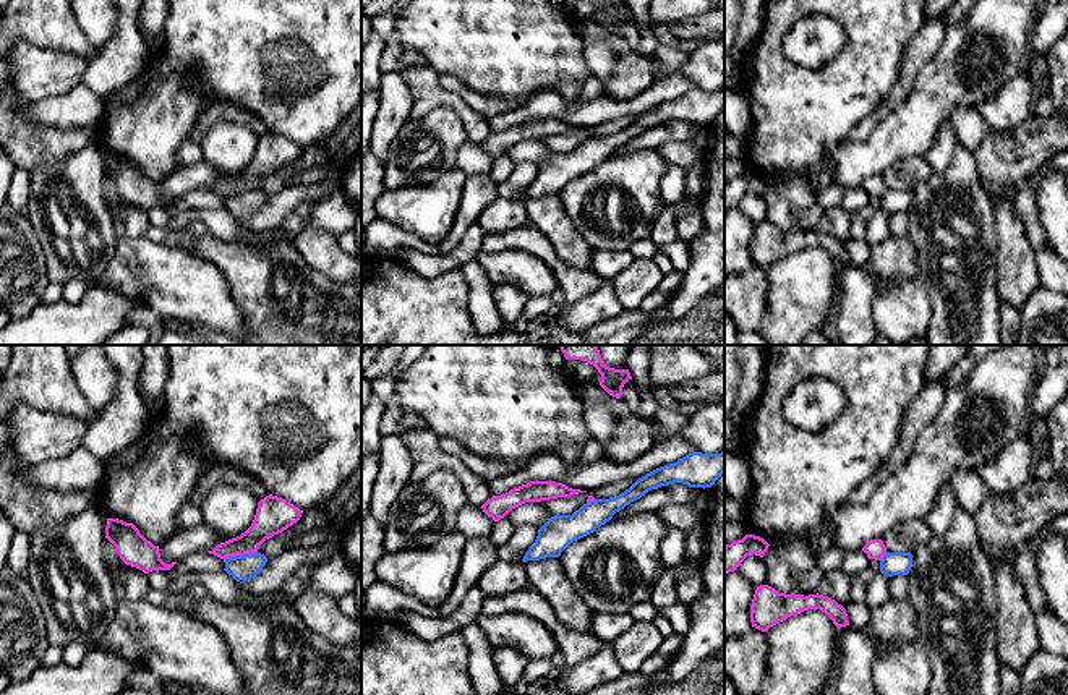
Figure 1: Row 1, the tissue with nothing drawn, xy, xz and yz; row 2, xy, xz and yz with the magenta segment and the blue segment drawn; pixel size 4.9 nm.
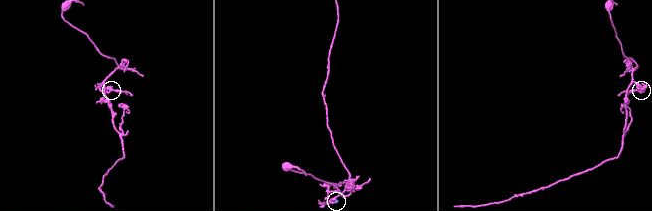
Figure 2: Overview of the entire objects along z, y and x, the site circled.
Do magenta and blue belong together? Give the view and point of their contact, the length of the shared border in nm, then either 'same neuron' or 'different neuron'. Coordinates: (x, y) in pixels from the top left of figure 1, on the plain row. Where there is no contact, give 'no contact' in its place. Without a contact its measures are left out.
contact xy (240, 191); length 170 nm; same neuron

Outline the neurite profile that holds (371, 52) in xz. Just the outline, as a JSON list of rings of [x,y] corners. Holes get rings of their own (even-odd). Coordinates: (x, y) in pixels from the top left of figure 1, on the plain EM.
[[[371,32],[368,42],[361,47],[361,92],[379,92],[381,87],[381,57],[384,52],[384,39]]]

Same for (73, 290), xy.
[[[71,279],[66,284],[63,284],[63,298],[68,303],[79,303],[84,295],[94,287],[94,280],[81,280],[81,279]]]

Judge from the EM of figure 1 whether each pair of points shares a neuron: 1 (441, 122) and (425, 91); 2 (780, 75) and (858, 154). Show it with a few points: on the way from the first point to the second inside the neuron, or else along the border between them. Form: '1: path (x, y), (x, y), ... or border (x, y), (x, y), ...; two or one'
1: border (410, 117), (448, 106), (465, 132); two
2: border (850, 138), (835, 144), (827, 154), (830, 177); two

